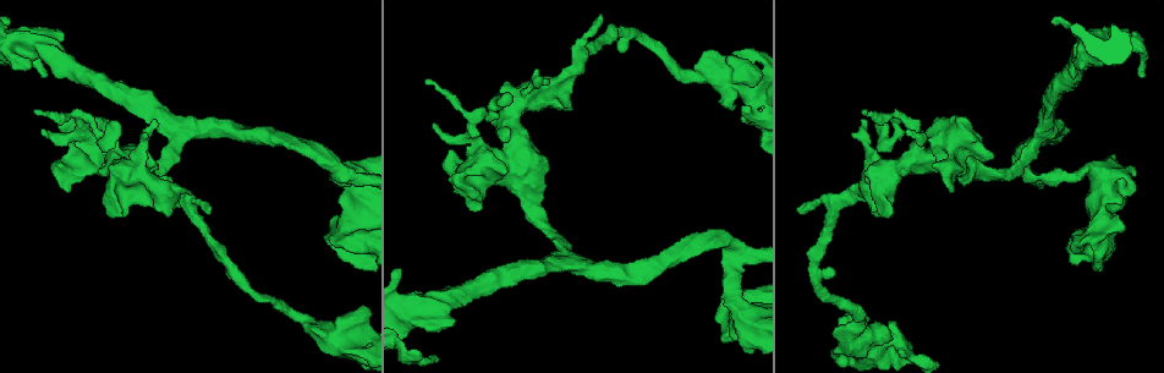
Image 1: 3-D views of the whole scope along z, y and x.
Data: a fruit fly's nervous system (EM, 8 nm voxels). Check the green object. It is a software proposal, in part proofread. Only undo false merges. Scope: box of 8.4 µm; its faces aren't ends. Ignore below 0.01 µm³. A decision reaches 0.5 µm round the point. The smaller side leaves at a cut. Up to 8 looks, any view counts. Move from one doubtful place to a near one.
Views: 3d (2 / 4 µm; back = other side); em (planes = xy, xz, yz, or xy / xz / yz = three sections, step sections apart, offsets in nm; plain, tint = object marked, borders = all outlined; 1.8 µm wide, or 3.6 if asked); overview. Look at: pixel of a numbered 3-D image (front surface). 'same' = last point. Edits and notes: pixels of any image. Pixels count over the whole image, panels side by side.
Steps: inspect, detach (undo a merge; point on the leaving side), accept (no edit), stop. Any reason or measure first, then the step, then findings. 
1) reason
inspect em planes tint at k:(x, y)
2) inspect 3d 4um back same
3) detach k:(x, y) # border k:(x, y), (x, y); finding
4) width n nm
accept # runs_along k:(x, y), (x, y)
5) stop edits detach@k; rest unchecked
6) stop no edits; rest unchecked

four or more arms meet
inspect 3d 4um at 1:(16, 49)

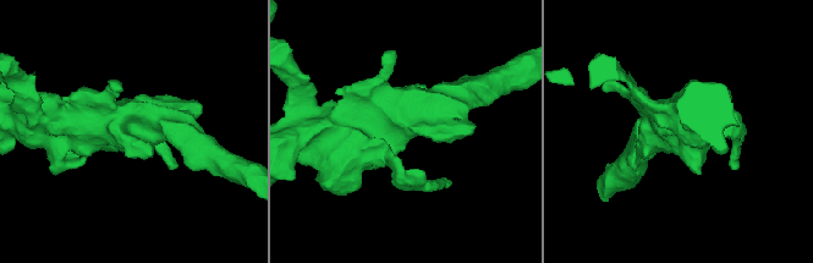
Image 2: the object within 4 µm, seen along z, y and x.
inspect em planes tint at 2:(127, 127)

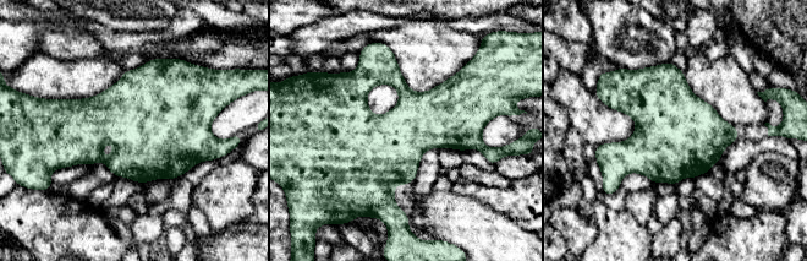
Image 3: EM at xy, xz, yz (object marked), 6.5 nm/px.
width 420 nm
accept # one neuron here

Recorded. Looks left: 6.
calibre changes
inspect em xy step 4 tint at 1:(1046, 177)

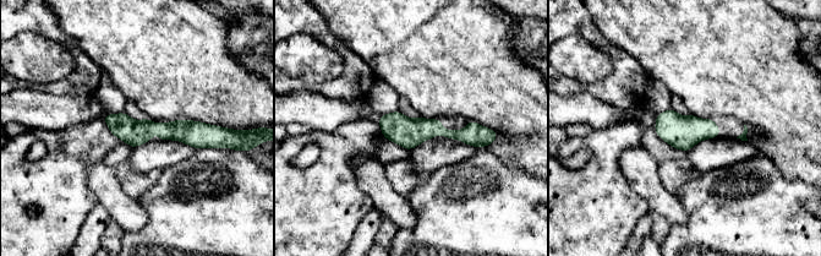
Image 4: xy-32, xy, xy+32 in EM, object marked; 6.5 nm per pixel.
accept # runs_along 4:(108, 118), (124, 128), (211, 134); continuous, no second neuron

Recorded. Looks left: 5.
sharp bend
inspect 3d 4um at 1:(350, 232)

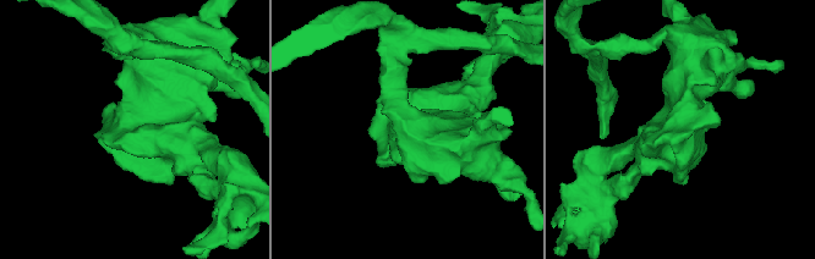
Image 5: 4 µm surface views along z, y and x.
need the tissue
inspect em 3.6um planes tint at 5:(137, 132)

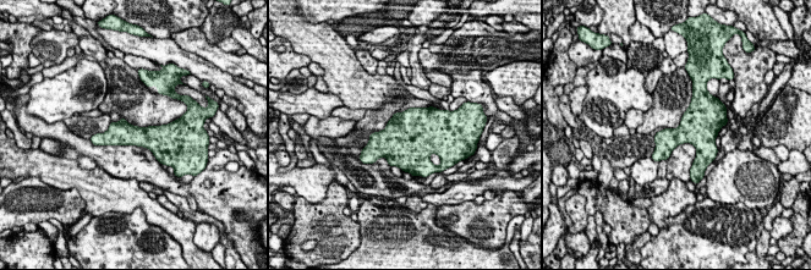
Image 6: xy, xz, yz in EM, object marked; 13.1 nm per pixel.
accept # runs_along 6:(166, 132), (97, 141); one neuron here

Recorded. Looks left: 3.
stop no edits; rest unchecked

